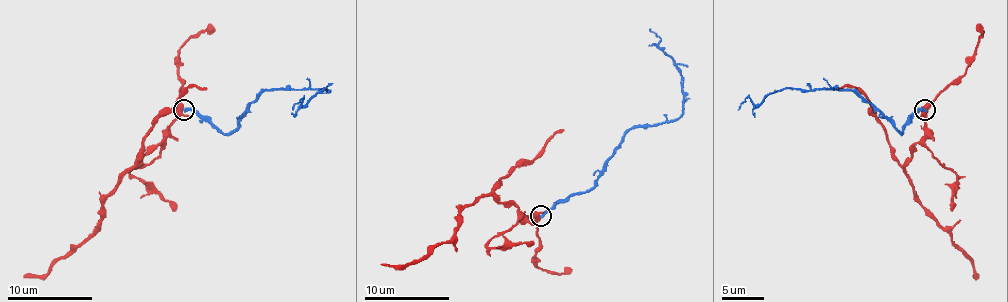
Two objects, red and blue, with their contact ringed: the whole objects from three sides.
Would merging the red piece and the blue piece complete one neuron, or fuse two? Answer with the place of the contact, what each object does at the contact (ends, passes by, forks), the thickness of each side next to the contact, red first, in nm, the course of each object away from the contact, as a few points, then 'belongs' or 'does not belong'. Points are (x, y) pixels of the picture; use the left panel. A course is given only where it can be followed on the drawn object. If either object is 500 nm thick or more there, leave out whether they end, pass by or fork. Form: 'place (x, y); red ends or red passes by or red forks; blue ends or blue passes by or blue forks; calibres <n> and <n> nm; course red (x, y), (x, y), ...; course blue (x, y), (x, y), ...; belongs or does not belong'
place (184, 110); red forks; blue ends; calibres 440 and 280 nm; course red (183, 109), (166, 135), (124, 175), (103, 207), (103, 219), (90, 234), (60, 258), (45, 275), (24, 275); course blue (183, 109), (192, 109), (230, 132), (264, 90), (326, 90), (304, 105), (302, 98), (292, 109); does not belong

